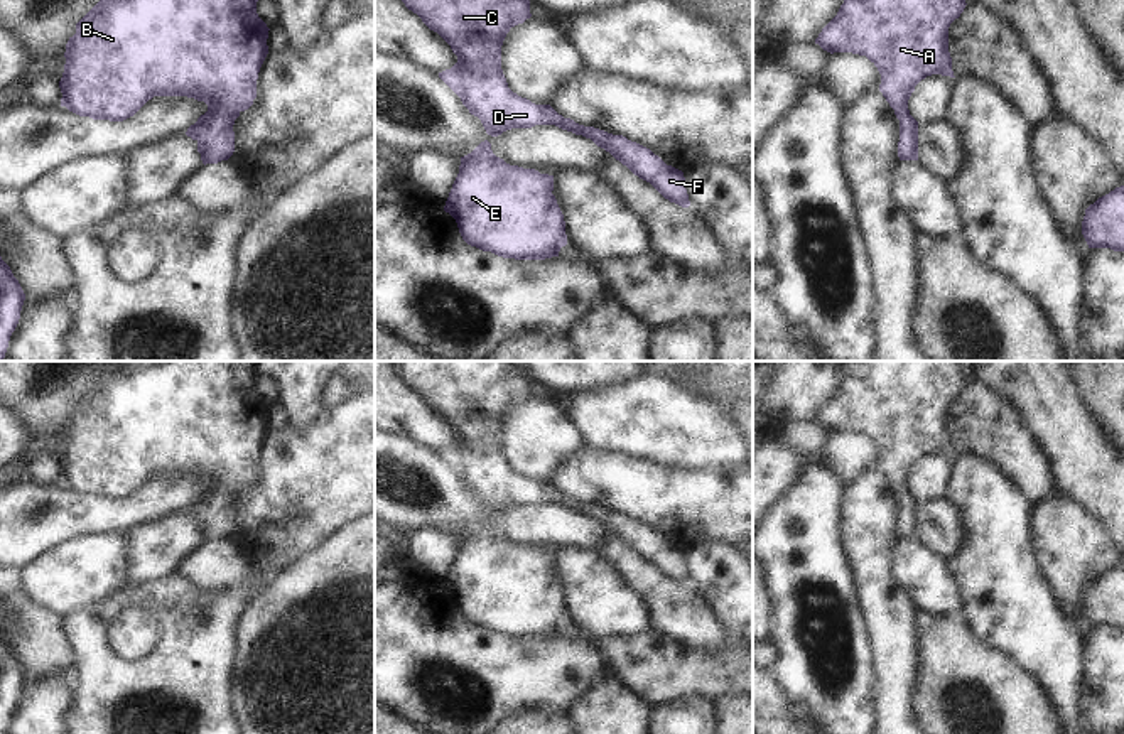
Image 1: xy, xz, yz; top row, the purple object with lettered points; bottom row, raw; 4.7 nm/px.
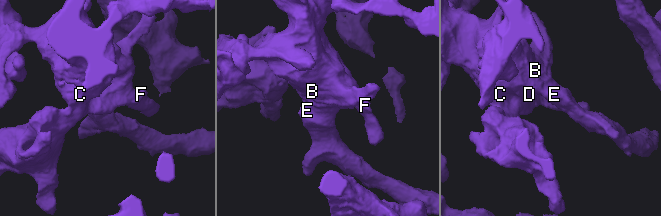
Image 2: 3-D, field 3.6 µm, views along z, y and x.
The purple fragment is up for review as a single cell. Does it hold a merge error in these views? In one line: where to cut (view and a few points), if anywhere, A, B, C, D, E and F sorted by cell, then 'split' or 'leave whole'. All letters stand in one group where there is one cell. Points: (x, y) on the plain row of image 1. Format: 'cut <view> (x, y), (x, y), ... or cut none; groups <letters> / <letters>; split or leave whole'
cut none; groups A B C D E F; leave whole

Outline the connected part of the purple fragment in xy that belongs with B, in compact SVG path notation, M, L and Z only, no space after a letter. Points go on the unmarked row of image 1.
M155 361L128 371L106 371L78 402L76 412L66 422L66 442L59 459L62 471L61 484L79 494L93 498L123 499L133 494L154 474L187 474L208 483L208 489L197 496L186 510L187 515L197 520L197 530L203 542L218 542L228 538L235 530L235 498L241 489L248 488L257 476L257 457L260 445L268 432L268 405L257 391L257 361Z

